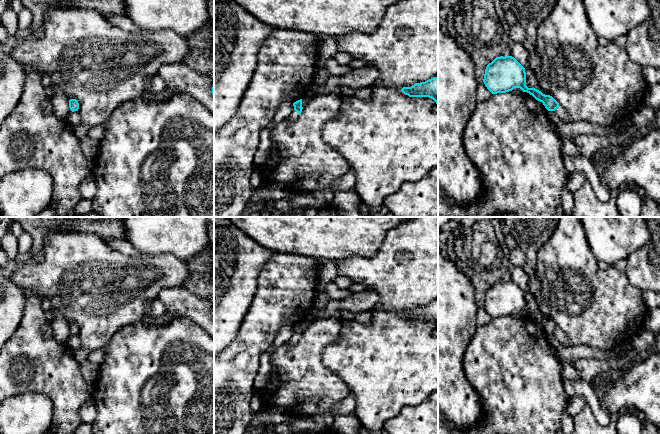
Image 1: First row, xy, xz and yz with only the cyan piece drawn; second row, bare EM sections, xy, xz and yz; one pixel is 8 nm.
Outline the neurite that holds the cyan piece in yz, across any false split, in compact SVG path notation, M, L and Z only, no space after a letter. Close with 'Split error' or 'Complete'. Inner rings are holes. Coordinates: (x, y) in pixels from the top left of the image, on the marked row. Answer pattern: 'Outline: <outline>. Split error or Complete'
Outline: M512 56L496 57L489 63L485 69L483 82L492 94L520 88L542 102L548 111L554 111L561 120L570 120L569 113L552 96L526 86L525 68Z. Split error

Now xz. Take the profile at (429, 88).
Outline: M438 77L415 83L411 87L403 87L401 91L409 97L429 97L438 104Z. Complete

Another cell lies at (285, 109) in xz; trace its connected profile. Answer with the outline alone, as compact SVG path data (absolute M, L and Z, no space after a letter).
M292 102L282 103L278 107L278 109L271 121L270 129L274 128L277 124L279 124L283 120L287 119L293 110L294 110L294 106L293 106Z

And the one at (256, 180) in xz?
M254 170L251 178L250 178L250 184L251 184L251 187L252 189L256 189L258 187L260 187L263 183L263 179L262 179L262 176L261 174L258 172L258 170Z

